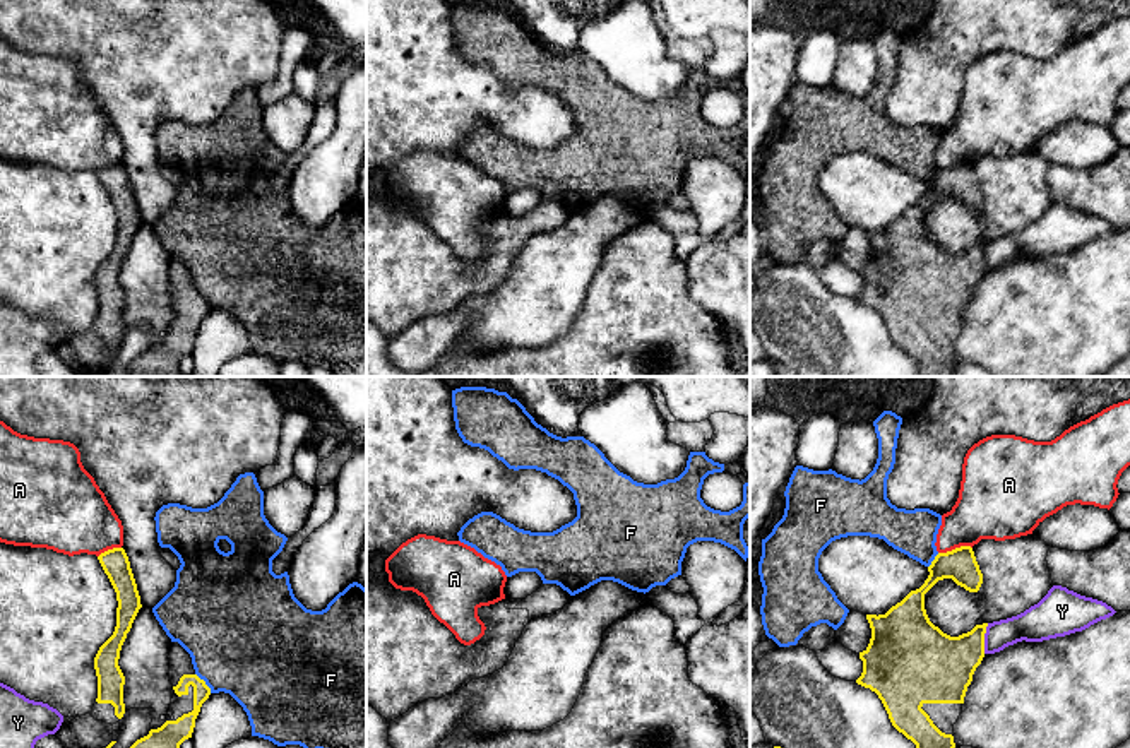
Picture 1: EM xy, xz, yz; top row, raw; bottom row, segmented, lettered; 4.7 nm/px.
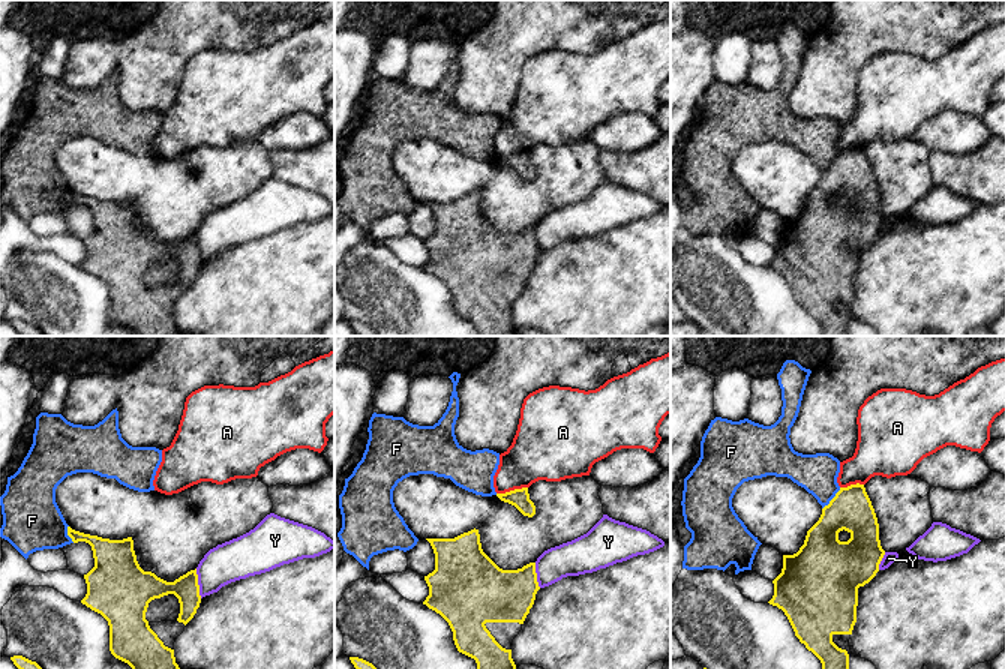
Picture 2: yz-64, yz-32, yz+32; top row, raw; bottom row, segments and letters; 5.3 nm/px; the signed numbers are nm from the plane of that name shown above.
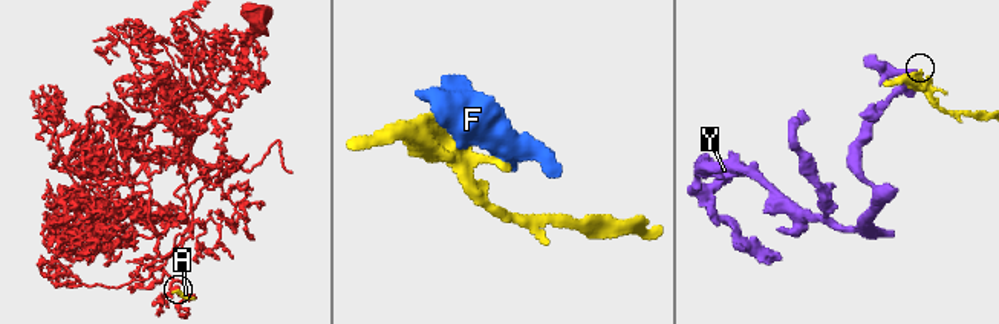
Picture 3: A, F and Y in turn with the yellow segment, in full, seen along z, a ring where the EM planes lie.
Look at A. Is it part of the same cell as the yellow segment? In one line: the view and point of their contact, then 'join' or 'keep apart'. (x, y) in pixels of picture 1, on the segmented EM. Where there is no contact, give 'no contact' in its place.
contact yz (956, 548); keep apart

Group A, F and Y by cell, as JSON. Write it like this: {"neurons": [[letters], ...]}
{"neurons": [["A"], ["F"], ["Y"]]}

